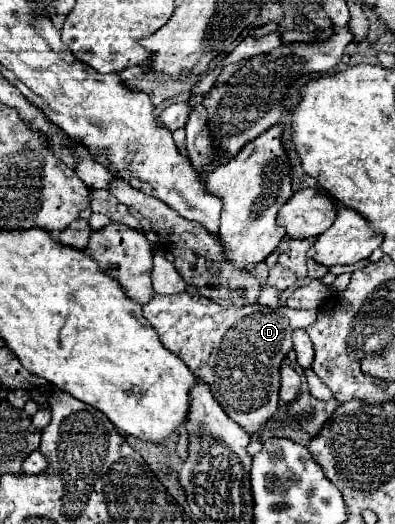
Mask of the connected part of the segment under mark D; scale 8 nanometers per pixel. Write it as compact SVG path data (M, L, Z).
M179 292L173 296L153 294L153 300L143 304L143 314L149 320L149 324L157 330L163 346L175 352L185 364L189 364L193 374L209 386L213 398L221 404L221 408L225 408L225 412L253 436L257 434L259 426L277 412L281 364L285 356L293 350L291 338L293 332L297 328L313 324L317 310L293 310L289 306L281 306L275 312L271 306L261 304L245 308L221 308L219 304L213 304L213 300L207 300L205 296Z

